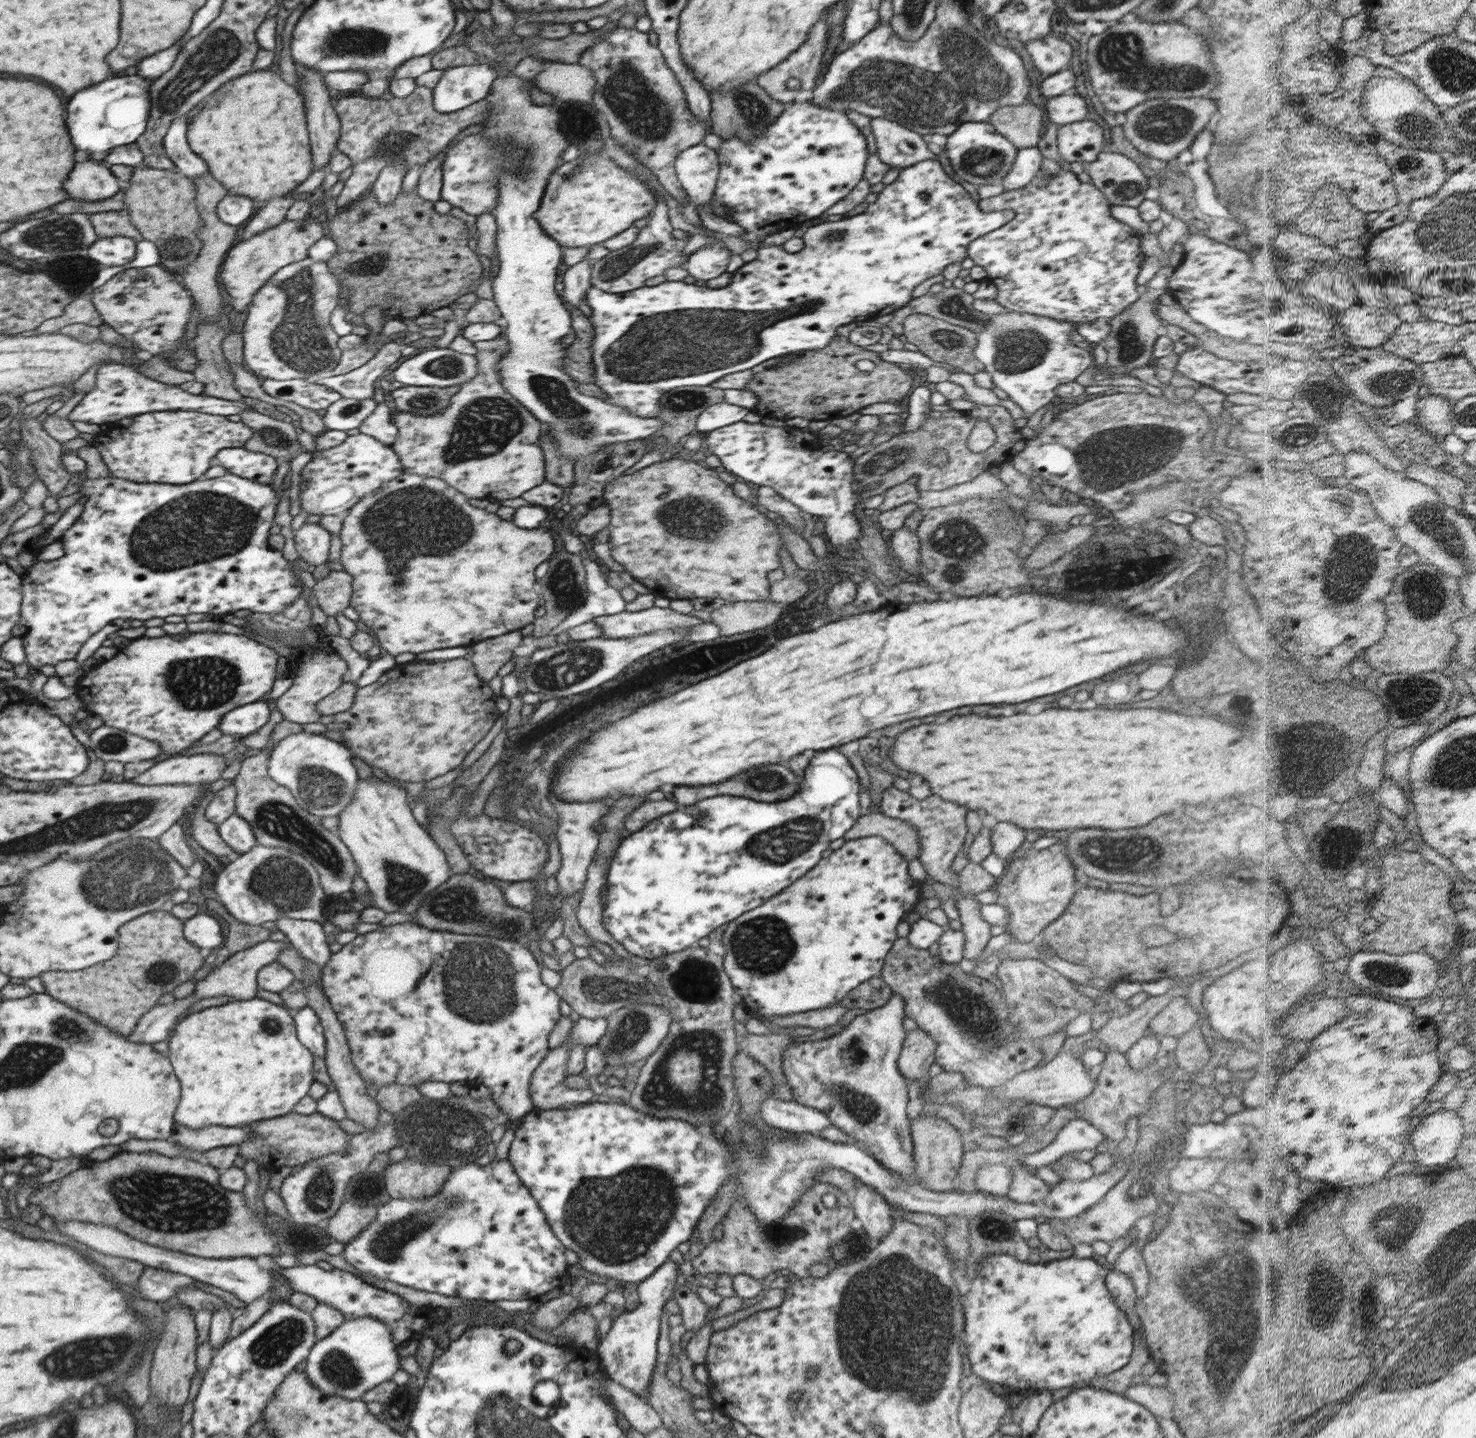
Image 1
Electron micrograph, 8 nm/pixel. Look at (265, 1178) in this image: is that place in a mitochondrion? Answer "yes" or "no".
no

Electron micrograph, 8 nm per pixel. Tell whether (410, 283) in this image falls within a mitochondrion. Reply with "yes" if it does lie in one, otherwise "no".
no

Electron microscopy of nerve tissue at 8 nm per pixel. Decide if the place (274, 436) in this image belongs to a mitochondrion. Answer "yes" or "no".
yes

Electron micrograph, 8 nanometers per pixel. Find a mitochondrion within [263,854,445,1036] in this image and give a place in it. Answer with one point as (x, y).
(405, 886)

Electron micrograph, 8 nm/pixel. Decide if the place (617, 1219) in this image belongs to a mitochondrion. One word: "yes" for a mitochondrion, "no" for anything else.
yes

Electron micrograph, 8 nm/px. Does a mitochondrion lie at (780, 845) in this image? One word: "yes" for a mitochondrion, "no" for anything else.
yes

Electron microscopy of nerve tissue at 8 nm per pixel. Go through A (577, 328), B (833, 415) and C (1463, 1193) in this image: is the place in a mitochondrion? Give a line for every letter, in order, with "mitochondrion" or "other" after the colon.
A: other
B: other
C: other

